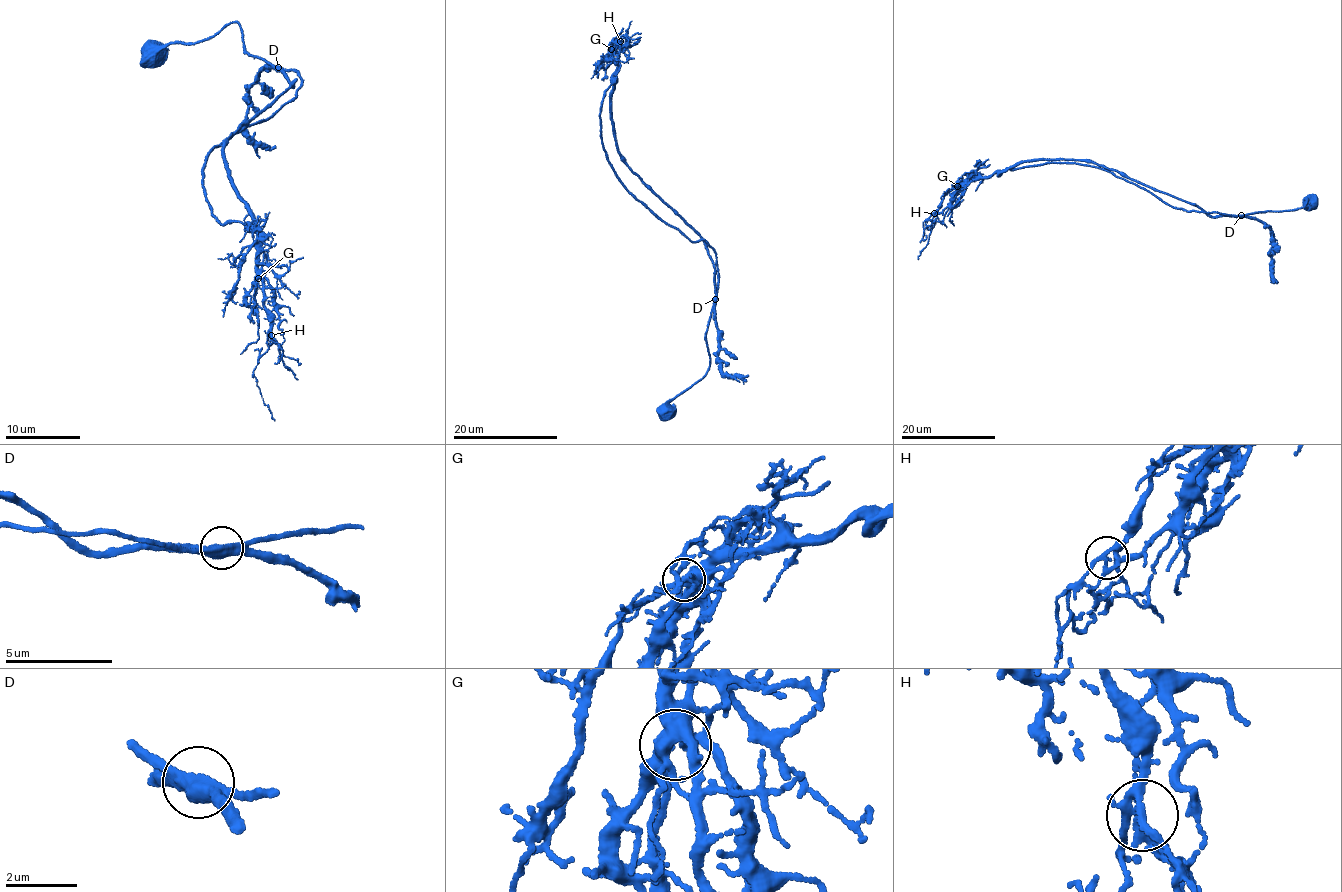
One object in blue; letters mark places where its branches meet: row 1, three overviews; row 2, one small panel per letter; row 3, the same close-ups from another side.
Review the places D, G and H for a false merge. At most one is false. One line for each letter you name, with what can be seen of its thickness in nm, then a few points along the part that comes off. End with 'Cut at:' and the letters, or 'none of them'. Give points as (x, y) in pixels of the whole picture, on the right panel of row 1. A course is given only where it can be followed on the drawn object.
Cut at: none of them

